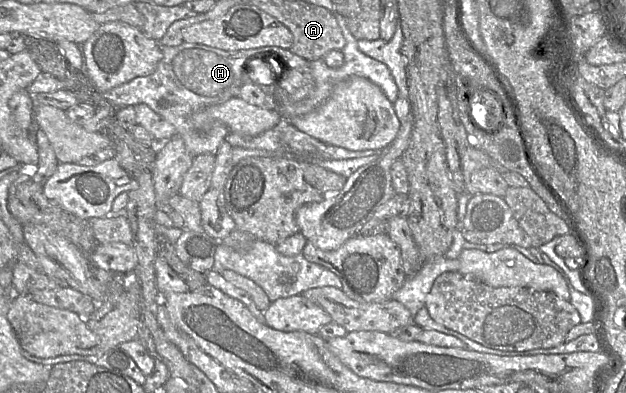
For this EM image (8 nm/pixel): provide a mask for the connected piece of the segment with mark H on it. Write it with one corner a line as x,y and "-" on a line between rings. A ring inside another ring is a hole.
183,42
178,46
160,45
163,58
154,73
135,77
129,82
102,93
102,95
115,108
135,106
140,103
148,105
175,127
176,134
184,140
185,147
191,156
216,155
230,130
224,123
215,122
208,132
201,133
194,128
191,116
203,108
222,104
237,97
245,80
247,62
253,57
266,57
267,48
271,47
227,51
188,42
-
160,100
166,100
170,105
165,108
161,107

